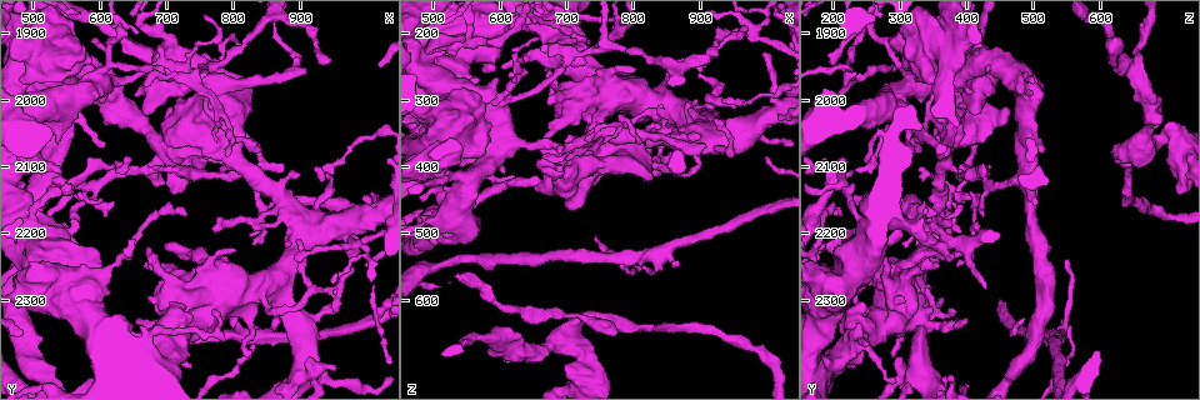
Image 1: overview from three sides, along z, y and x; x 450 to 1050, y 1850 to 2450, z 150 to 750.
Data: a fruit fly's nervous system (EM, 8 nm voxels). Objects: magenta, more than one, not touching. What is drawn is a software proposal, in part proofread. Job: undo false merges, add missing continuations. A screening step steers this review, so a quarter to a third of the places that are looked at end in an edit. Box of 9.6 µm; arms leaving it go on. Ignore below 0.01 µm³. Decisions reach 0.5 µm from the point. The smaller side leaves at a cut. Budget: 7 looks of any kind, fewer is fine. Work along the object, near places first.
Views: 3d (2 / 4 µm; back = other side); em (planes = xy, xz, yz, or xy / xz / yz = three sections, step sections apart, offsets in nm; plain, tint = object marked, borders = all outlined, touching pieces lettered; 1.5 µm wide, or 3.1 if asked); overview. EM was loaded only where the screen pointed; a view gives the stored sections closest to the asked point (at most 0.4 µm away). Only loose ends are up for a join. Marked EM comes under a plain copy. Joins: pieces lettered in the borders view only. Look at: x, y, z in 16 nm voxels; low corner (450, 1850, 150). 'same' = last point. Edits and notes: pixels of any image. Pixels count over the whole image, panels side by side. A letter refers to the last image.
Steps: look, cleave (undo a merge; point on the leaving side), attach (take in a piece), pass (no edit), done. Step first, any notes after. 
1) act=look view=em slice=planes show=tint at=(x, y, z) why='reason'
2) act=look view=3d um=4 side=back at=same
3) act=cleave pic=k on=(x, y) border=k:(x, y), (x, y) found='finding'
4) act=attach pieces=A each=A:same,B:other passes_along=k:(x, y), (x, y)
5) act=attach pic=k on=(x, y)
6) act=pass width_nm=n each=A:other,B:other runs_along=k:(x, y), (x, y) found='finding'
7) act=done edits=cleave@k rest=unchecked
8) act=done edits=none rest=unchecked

act=look view=3d um=4 at=(650, 1995, 430) why='an open end'

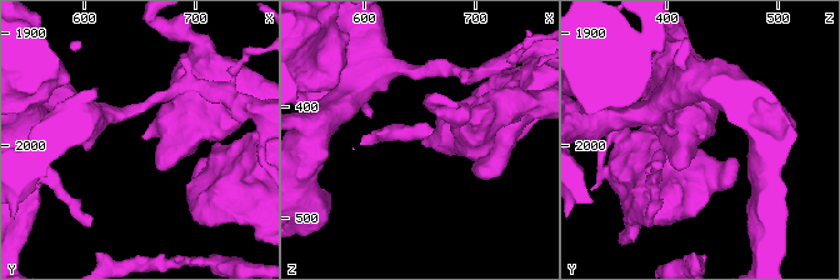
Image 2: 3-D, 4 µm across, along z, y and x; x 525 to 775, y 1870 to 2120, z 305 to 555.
act=look view=em slice=xy step=8 show=borders at=(650, 1992, 434)

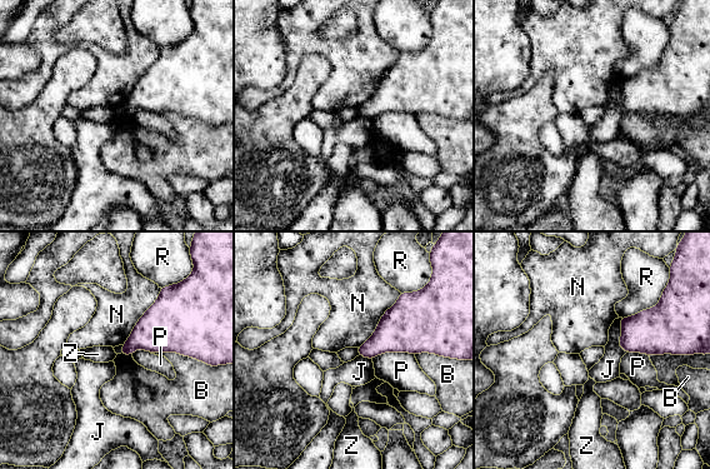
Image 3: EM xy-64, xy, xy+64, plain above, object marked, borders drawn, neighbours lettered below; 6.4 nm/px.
act=pass longest_contact=N:460nm each=B:other,J:other,N:other,P:other,R:other,Z:other found='none of them fits'

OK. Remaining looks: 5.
act=look view=3d um=2 at=(780, 2245, 545)

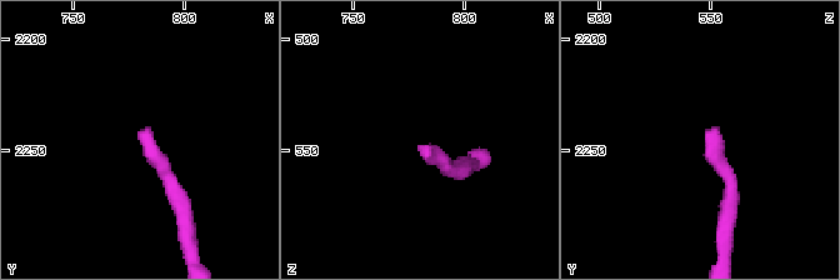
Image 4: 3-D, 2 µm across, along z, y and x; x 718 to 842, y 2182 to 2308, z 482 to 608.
act=look view=em slice=planes show=borders at=(783, 2242, 548) why='need the tissue'

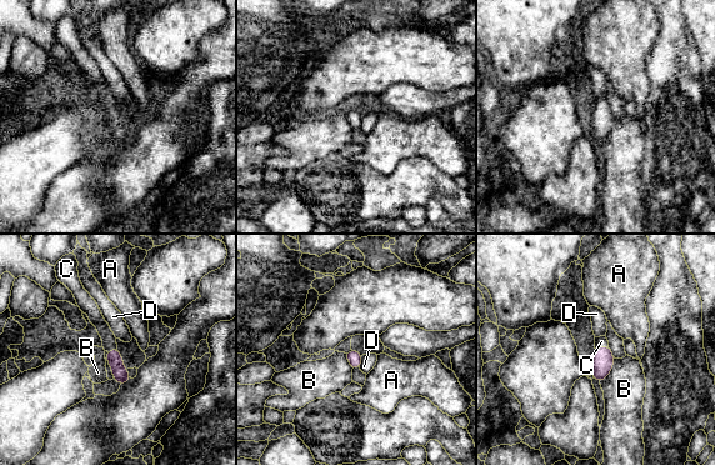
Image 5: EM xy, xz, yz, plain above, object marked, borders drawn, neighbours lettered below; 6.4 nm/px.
act=attach pieces=C width_nm=90 each=A:other,B:other,C:same,D:other passes_along=5:(603, 359), (601, 348), (601, 341) found='it goes on there'

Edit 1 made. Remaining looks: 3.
act=look view=em slice=xy step=8 show=tint at=(840, 2180, 365) why='closes a loop'

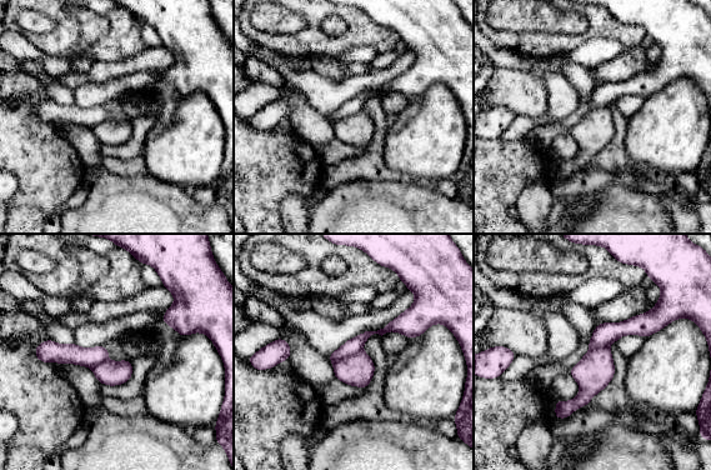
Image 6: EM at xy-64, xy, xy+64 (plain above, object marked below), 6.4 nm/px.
act=look view=em slice=xy step=8 show=borders at=same why='see the neighbours'

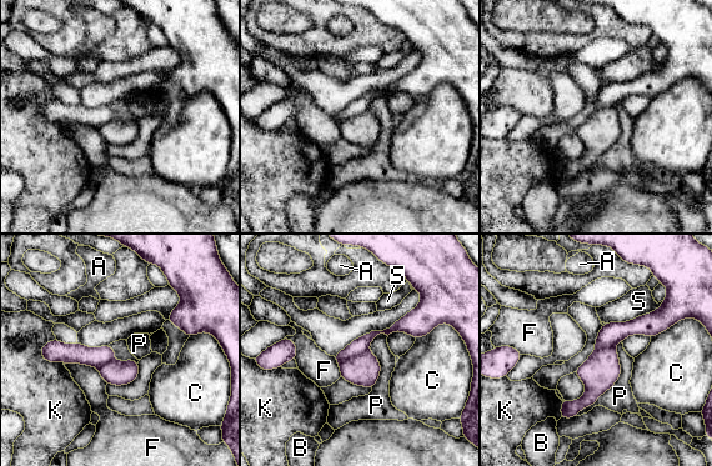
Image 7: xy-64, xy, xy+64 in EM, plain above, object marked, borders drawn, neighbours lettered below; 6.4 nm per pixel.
act=cleave pic=7 on=(364, 370) width_nm=50 each=A:other,B:other,C:other,F:other,K:other,P:other,S:other border=7:(367, 349), (339, 362) found='two cells meet here'

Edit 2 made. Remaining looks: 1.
act=done edits=attach@5,cleave@7 rest=unchecked

